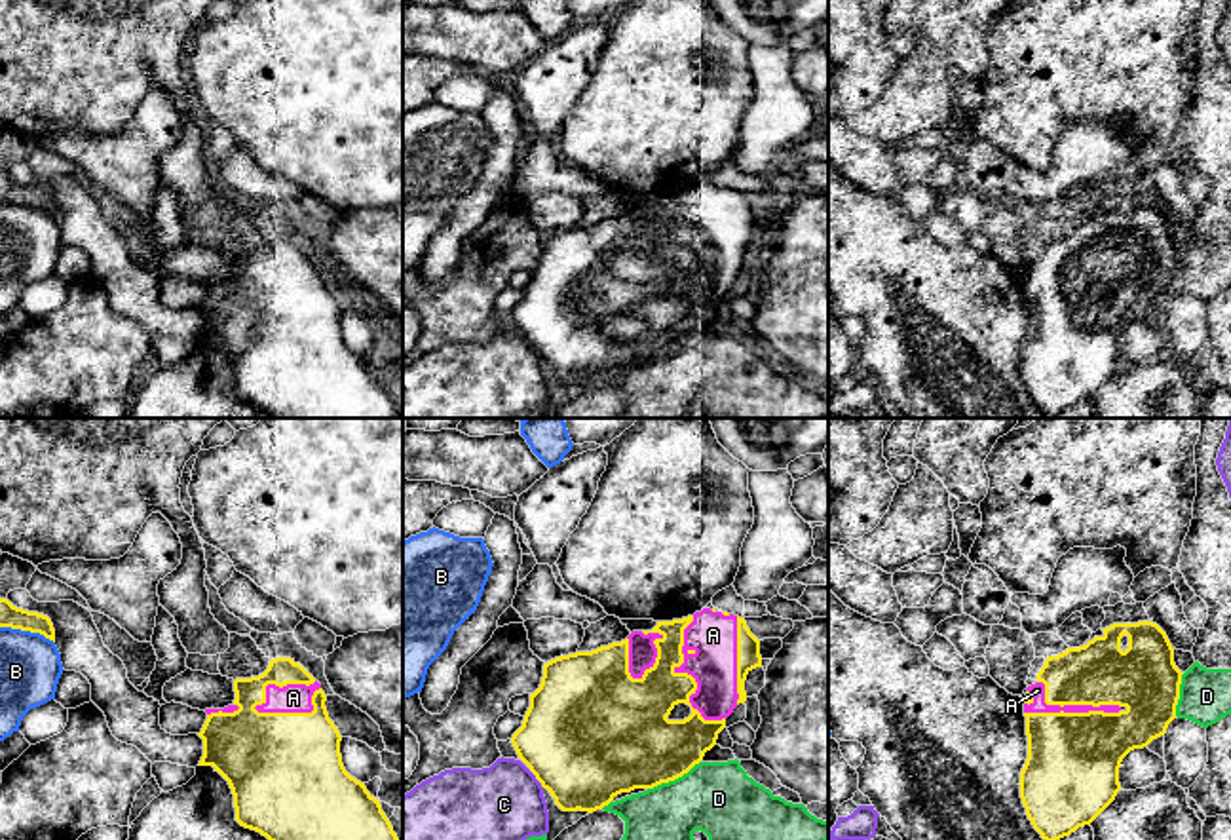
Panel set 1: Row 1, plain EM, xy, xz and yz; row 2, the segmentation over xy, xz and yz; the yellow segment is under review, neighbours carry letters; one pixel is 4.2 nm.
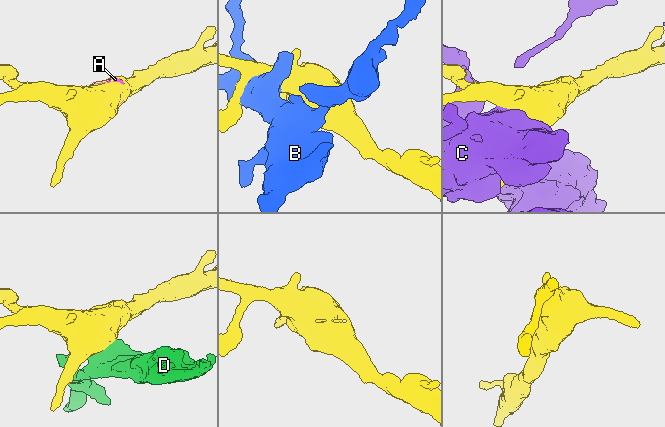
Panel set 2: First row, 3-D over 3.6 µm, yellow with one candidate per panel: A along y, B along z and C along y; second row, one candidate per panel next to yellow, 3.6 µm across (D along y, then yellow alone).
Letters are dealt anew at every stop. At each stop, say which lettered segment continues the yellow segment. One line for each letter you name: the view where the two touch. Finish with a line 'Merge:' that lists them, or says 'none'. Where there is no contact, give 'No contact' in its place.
A: Touches yellow in yz
Merge: A

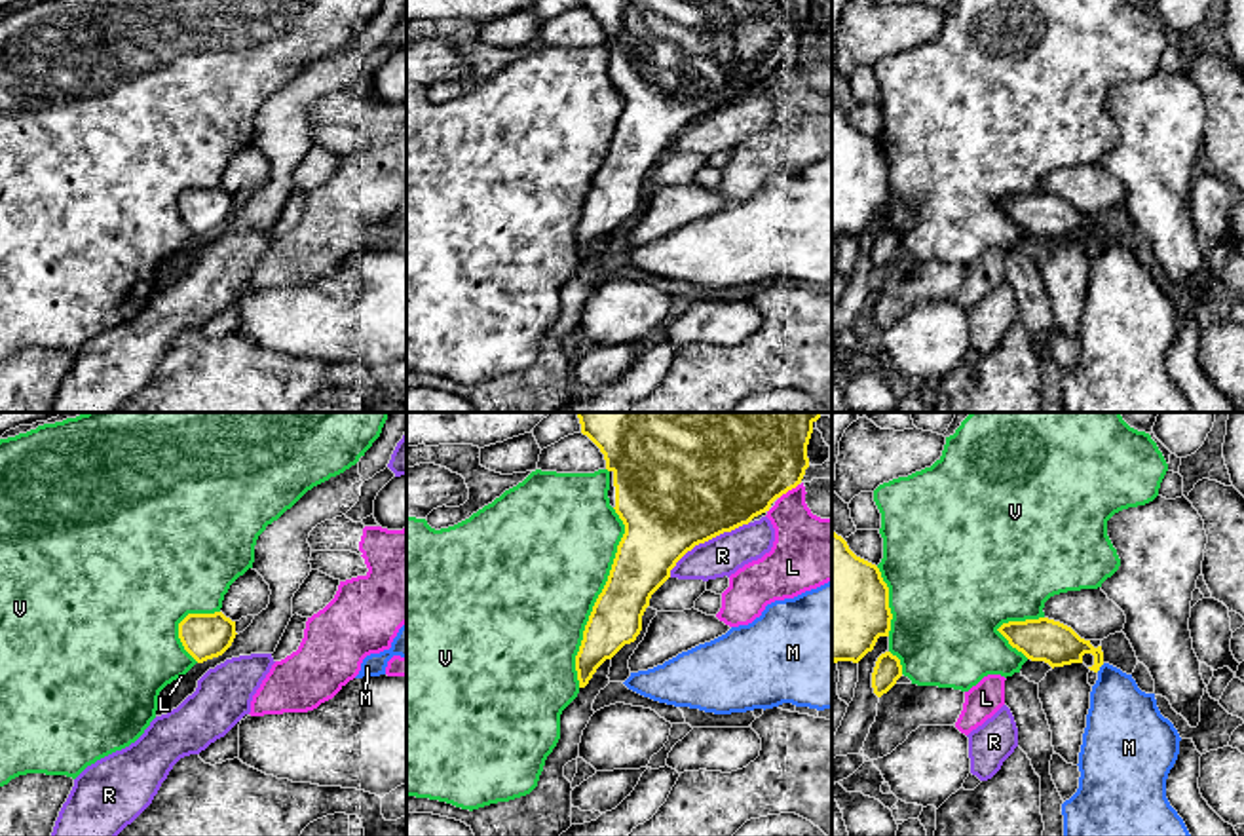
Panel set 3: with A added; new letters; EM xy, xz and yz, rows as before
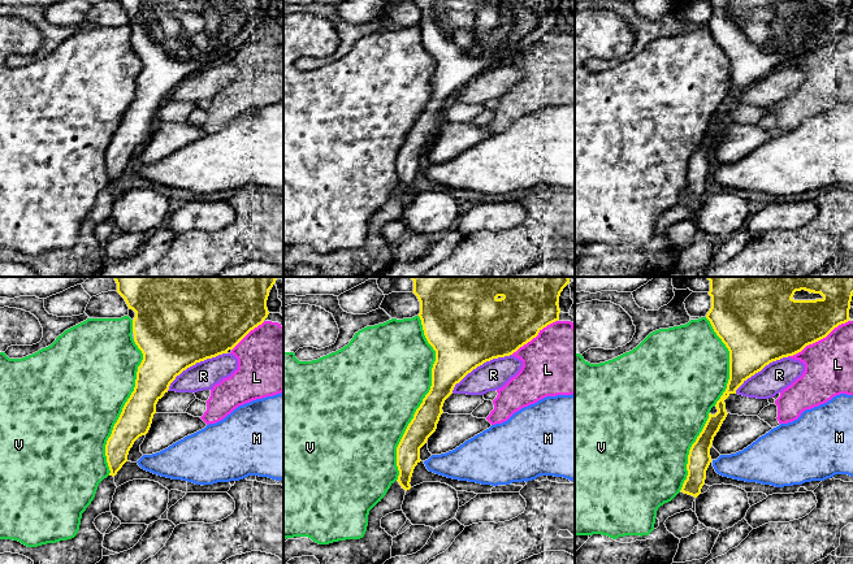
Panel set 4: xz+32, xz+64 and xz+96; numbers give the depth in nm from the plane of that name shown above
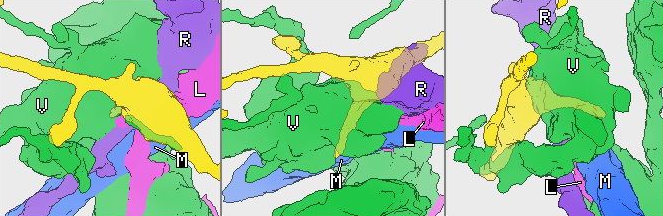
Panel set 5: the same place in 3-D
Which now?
Merge: none

